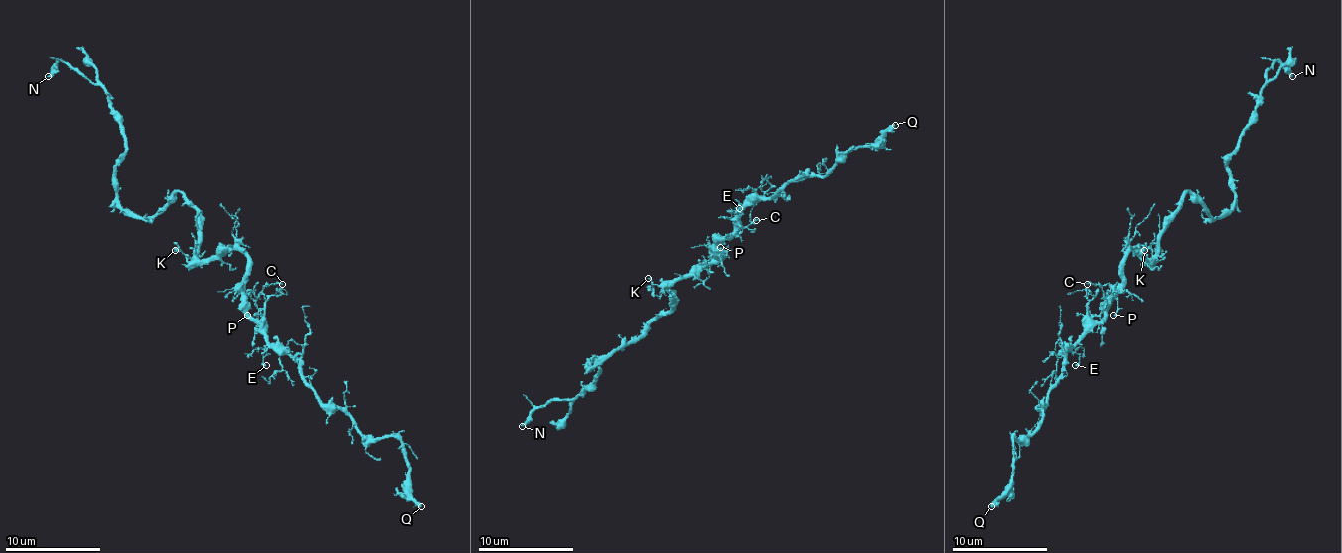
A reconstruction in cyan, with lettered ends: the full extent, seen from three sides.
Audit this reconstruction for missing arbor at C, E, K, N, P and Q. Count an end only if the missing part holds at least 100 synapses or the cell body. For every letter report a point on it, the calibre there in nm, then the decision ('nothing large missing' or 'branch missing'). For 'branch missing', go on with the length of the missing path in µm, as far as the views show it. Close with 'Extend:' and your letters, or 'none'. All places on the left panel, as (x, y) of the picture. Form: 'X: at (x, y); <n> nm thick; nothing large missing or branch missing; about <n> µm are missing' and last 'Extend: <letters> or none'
C: at (282, 284); 80 nm thick; nothing large missing
E: at (266, 365); 150 nm thick; nothing large missing
K: at (175, 250); 140 nm thick; nothing large missing
N: at (48, 76); 280 nm thick; nothing large missing
P: at (247, 315); 120 nm thick; nothing large missing
Q: at (421, 506); 400 nm thick; branch missing; about 45 µm are missing
Extend: Q

